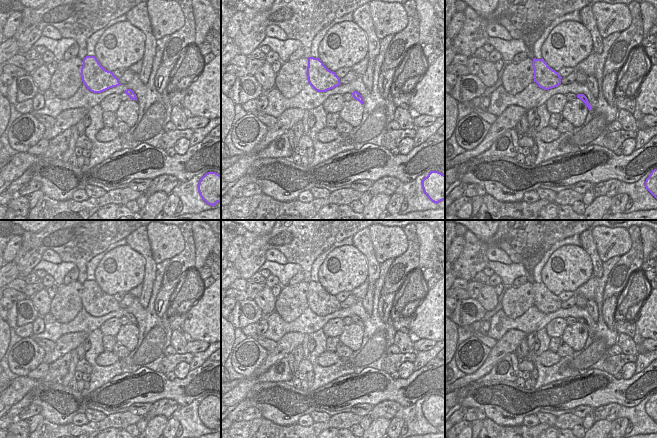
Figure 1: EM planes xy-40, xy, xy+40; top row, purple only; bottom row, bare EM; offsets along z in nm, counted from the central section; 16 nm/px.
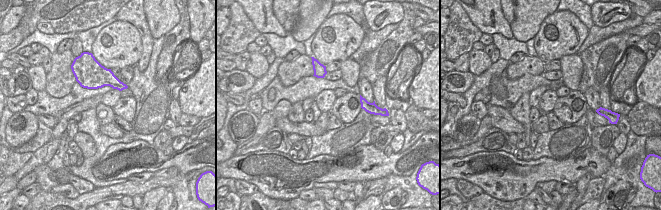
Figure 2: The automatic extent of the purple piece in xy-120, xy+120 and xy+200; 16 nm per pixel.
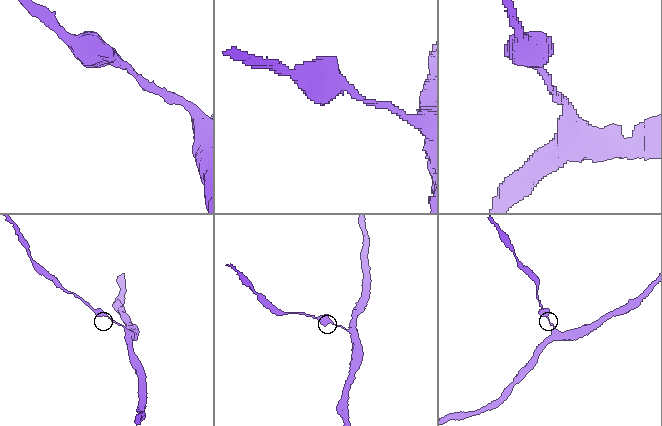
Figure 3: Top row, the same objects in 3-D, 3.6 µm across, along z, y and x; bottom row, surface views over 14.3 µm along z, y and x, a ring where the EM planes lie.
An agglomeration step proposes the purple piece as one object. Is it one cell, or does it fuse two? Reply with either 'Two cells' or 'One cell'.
One cell.

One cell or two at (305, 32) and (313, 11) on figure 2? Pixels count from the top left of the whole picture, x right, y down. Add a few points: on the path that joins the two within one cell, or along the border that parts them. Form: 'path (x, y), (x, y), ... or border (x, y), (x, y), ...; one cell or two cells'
path (305, 27), (311, 16); one cell

